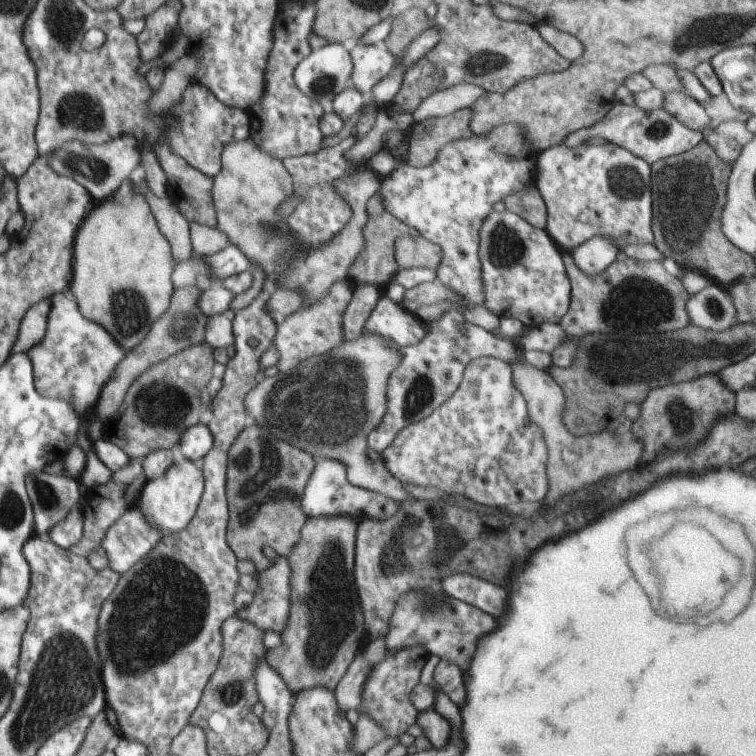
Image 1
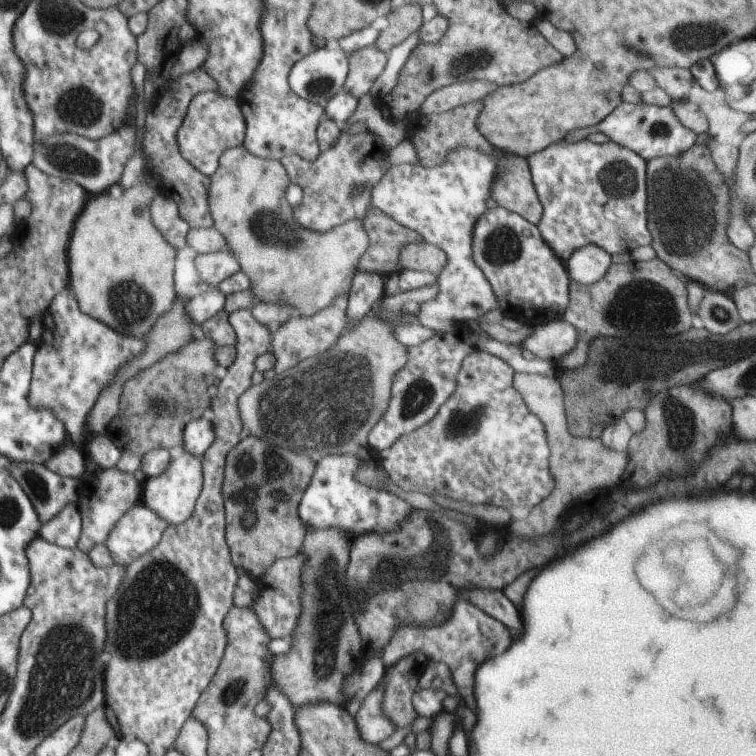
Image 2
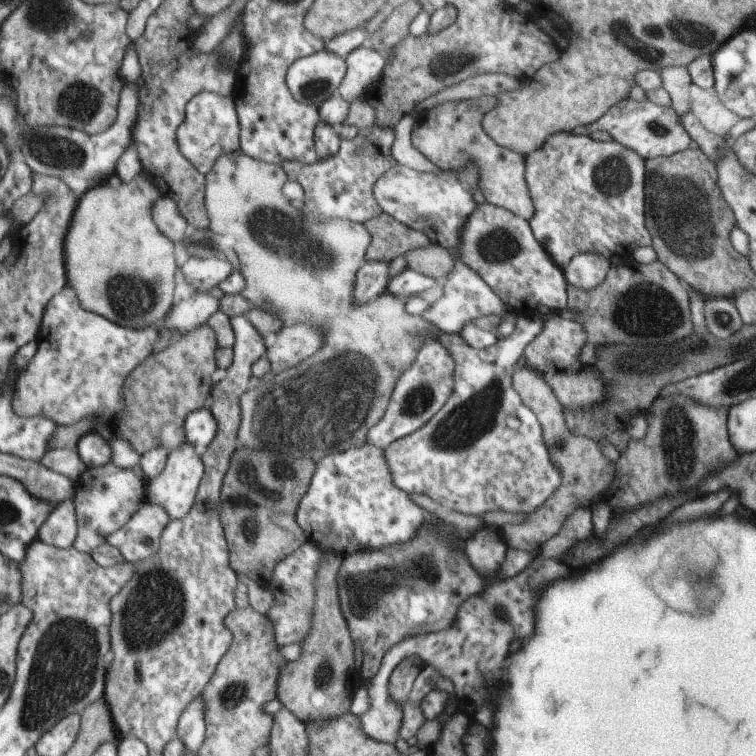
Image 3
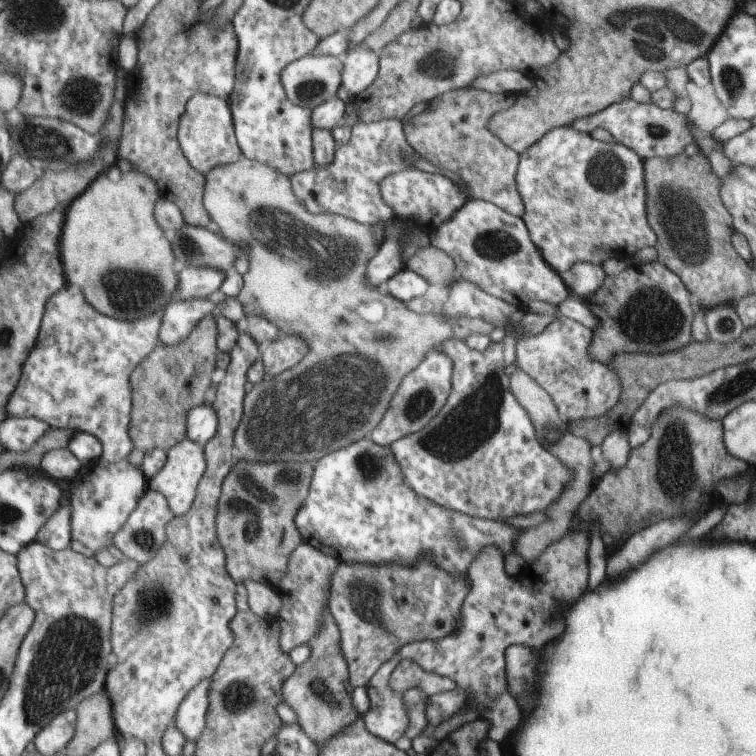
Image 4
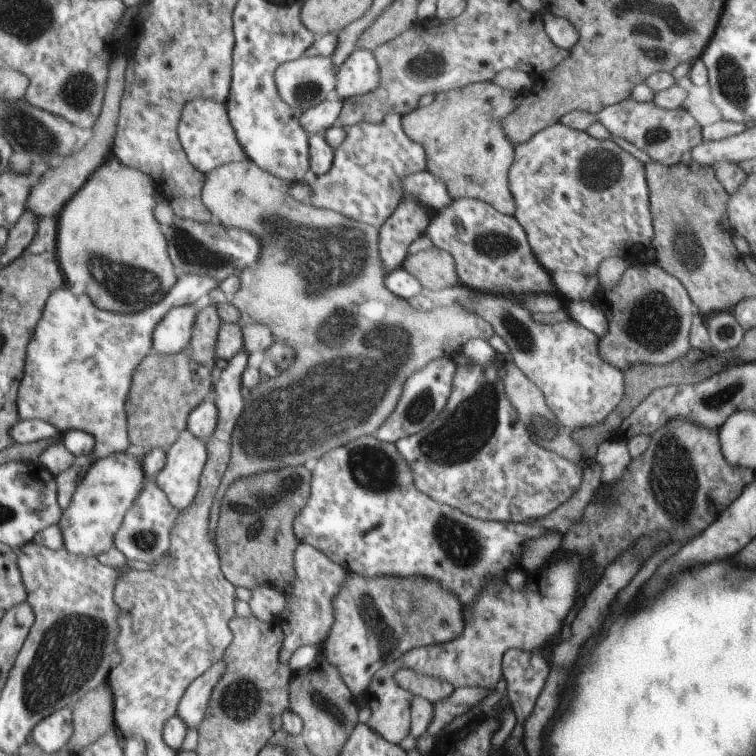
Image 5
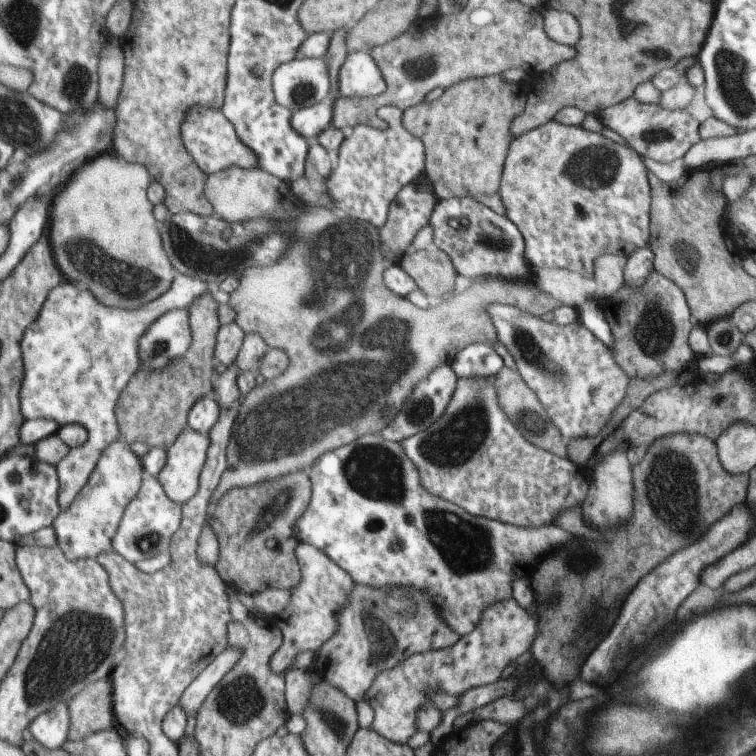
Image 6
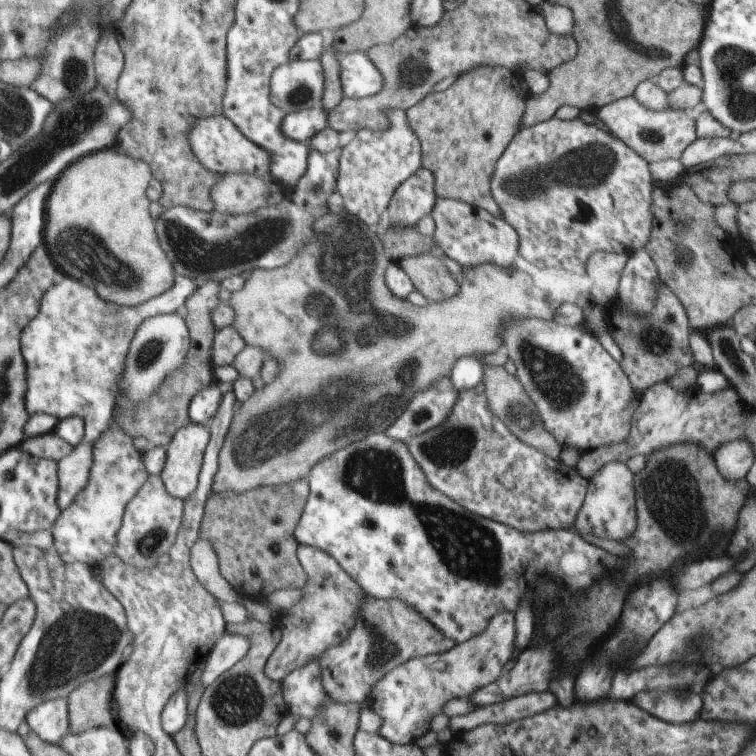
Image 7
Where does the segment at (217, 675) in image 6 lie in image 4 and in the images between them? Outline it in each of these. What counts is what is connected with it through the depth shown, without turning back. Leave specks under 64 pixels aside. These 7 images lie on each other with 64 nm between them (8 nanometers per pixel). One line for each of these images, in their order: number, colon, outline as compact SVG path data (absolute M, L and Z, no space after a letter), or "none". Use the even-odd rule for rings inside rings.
4: M209 680L199 684L189 698L183 702L179 716L177 716L177 728L185 734L187 742L197 742L199 736L203 734L203 728L207 726L205 716L209 708Z
5: M219 660L203 676L199 676L195 680L195 684L191 684L189 692L183 696L183 702L179 706L179 716L187 722L189 730L197 732L199 724L203 722L203 716L207 714L207 704L211 700L211 690L215 688L215 684L219 682L219 678L223 674L225 674L225 662Z

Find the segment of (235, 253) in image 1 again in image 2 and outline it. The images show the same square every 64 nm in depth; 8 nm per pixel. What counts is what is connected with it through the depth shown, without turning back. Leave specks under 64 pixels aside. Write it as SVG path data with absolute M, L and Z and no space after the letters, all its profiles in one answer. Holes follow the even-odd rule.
M227 248L215 254L197 254L195 268L199 272L199 280L205 280L209 286L217 286L223 280L231 278L241 270L239 260Z

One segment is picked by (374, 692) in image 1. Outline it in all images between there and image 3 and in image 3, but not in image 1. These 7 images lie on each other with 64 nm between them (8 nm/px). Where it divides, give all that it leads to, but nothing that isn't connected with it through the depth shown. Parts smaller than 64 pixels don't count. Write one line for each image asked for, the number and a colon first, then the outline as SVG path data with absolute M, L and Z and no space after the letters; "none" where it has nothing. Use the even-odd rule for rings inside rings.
2: M419 652L399 658L389 670L385 670L375 692L383 690L383 714L393 722L395 730L403 730L419 716L413 708L413 694L419 688L419 676L425 670L425 660Z
3: M411 656L407 660L403 660L391 674L389 678L389 698L395 706L399 706L403 710L405 700L409 698L409 692L413 688L415 678L421 674L423 670L423 662L419 660L419 656Z

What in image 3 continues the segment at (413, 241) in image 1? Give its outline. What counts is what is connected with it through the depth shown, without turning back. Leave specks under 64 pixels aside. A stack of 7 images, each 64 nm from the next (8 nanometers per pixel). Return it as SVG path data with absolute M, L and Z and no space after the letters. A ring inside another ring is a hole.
M433 244L407 252L405 262L407 262L407 270L425 274L429 278L435 278L437 282L441 282L455 264L453 256L445 248L433 246Z

